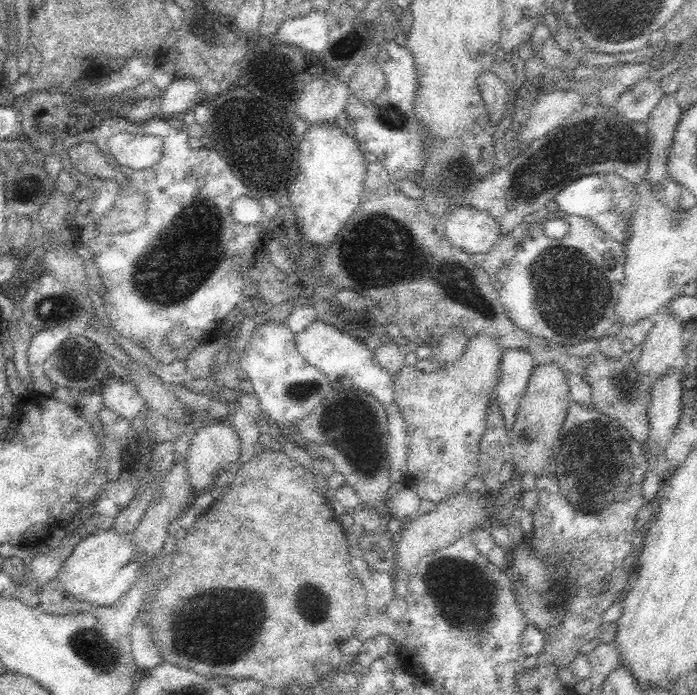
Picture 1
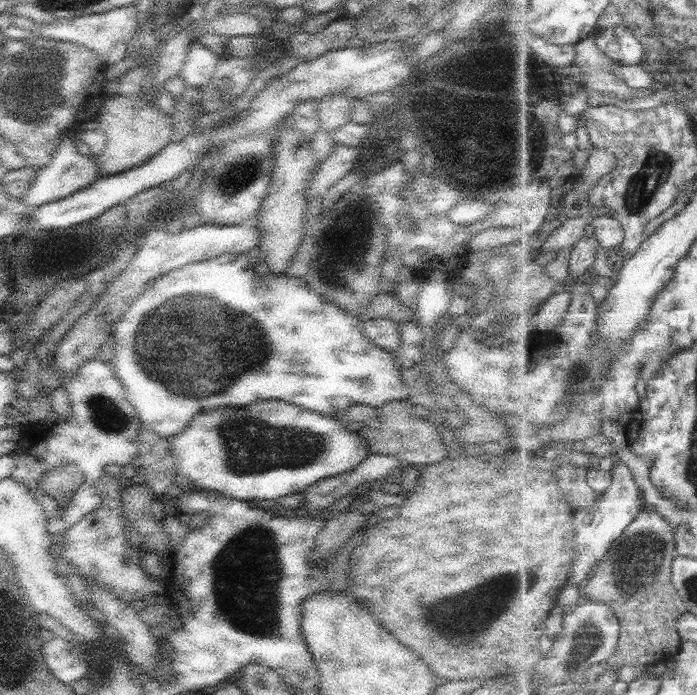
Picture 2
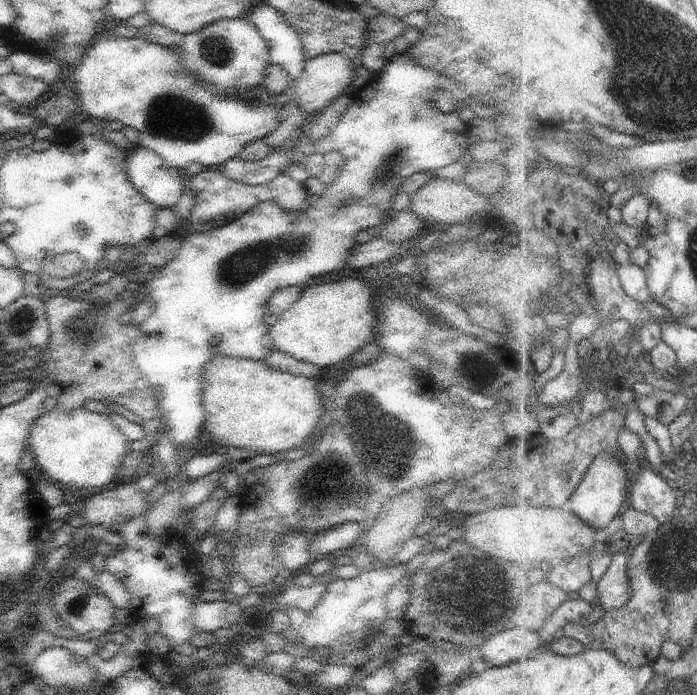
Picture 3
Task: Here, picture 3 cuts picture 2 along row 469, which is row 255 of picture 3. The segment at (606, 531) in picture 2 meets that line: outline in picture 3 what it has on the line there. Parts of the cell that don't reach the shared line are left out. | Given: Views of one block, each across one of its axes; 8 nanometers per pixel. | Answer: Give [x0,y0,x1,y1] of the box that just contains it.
[611,242,656,303]

